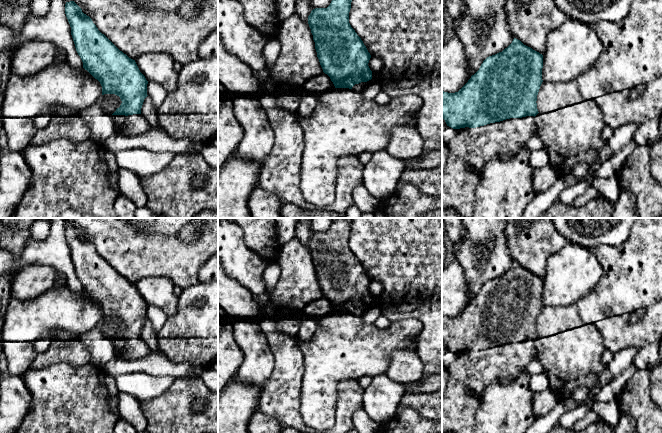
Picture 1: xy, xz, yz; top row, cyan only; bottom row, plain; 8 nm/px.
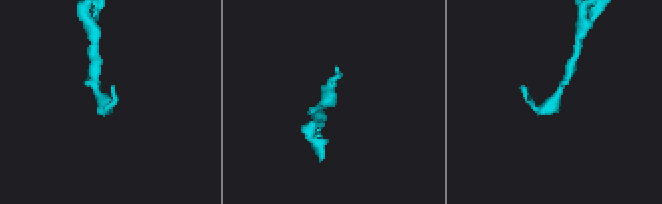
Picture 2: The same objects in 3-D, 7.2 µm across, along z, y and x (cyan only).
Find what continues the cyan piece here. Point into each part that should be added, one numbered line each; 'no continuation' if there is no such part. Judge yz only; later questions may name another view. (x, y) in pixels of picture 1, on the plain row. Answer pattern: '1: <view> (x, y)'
1: yz (471, 372)

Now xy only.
1: xy (135, 348)

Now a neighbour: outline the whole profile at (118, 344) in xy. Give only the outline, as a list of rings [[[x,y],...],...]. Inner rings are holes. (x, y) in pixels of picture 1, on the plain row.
[[[112,339],[112,343],[113,343],[116,355],[119,356],[119,354],[122,352],[126,344],[126,340],[125,339]]]

